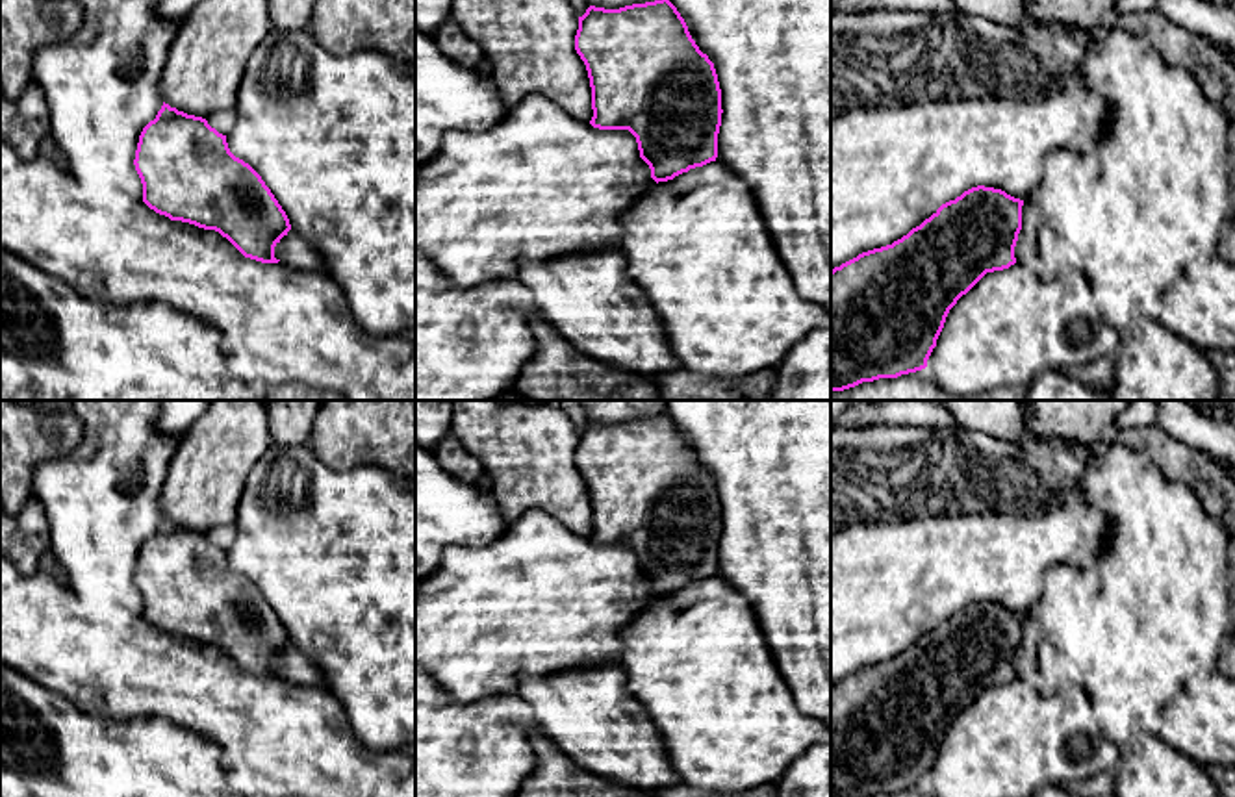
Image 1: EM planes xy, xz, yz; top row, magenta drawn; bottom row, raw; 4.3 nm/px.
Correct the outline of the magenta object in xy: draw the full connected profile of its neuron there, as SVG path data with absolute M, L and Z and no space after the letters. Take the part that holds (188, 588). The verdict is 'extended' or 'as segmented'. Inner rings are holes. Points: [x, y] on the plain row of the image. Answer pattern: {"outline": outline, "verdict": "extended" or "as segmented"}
{"outline": "M163 517L137 558L135 586L143 599L143 617L171 636L182 636L226 652L245 673L278 678L274 662L291 645L289 634L261 591L236 573L206 534L187 530Z", "verdict": "as segmented"}

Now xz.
{"outline": "M668 413L619 424L590 421L579 432L575 465L590 493L590 539L629 545L656 599L716 576L723 528L718 489Z", "verdict": "as segmented"}

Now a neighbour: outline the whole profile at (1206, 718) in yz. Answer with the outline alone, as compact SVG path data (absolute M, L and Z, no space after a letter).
M1215 671L1207 677L1203 689L1190 689L1181 695L1174 747L1203 767L1235 765L1235 678Z

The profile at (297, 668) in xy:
M289 645L282 654L280 678L304 686L323 686L325 678L317 665L304 656L295 645Z

